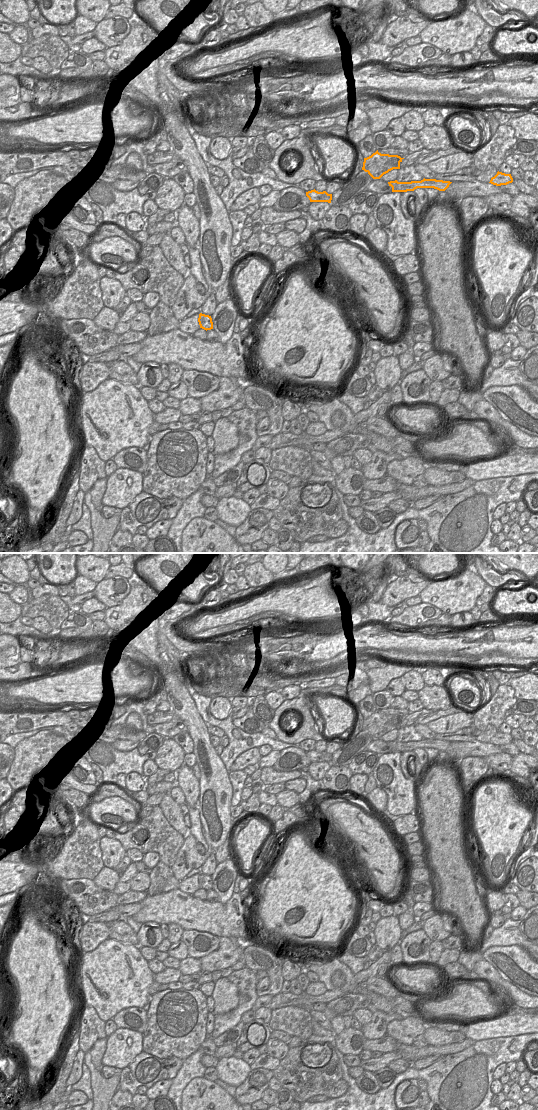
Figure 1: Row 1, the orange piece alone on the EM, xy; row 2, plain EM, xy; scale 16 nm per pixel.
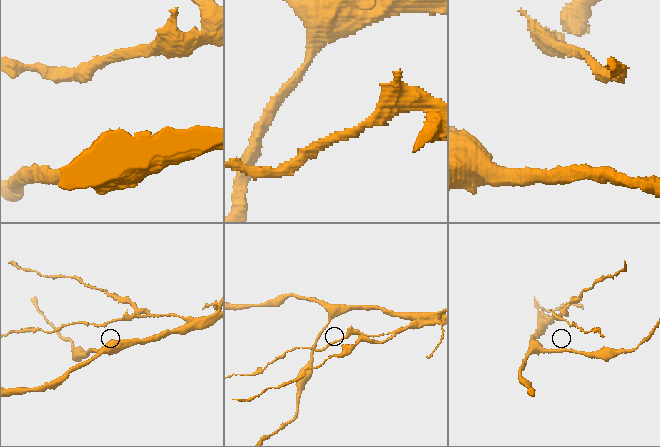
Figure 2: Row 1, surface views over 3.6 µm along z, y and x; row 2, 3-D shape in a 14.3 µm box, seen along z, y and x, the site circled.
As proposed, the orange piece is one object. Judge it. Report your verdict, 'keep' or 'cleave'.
keep

